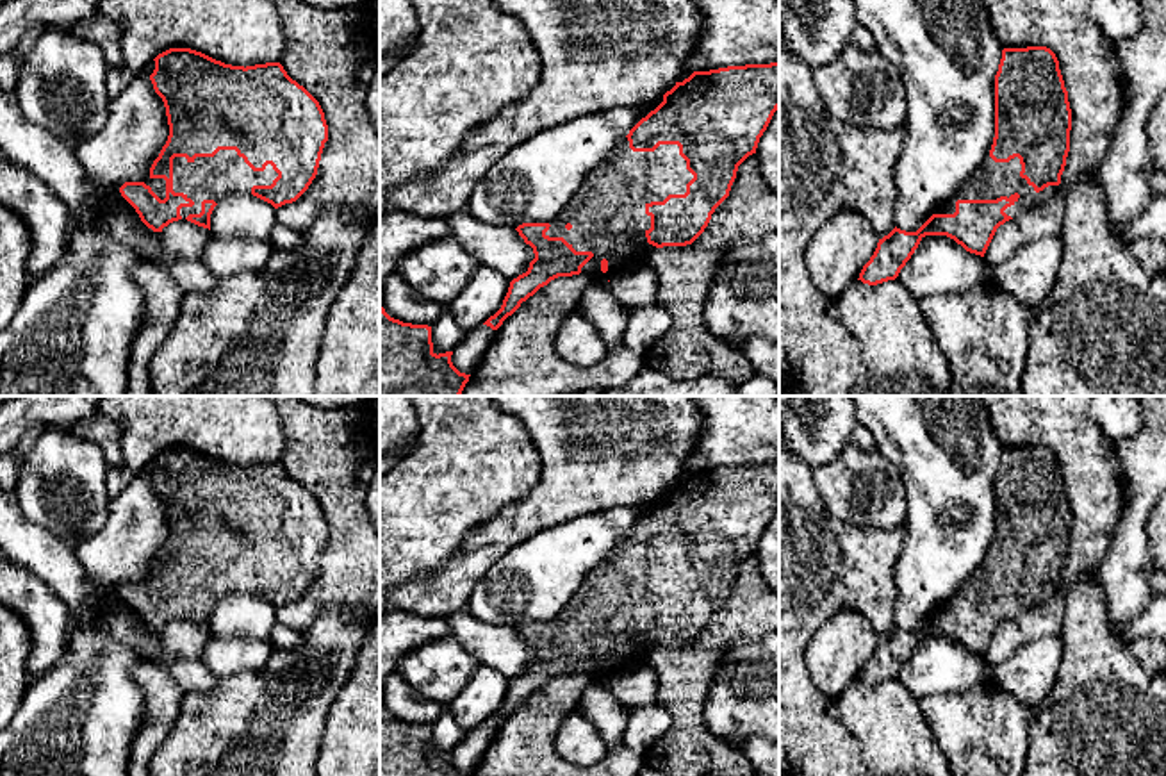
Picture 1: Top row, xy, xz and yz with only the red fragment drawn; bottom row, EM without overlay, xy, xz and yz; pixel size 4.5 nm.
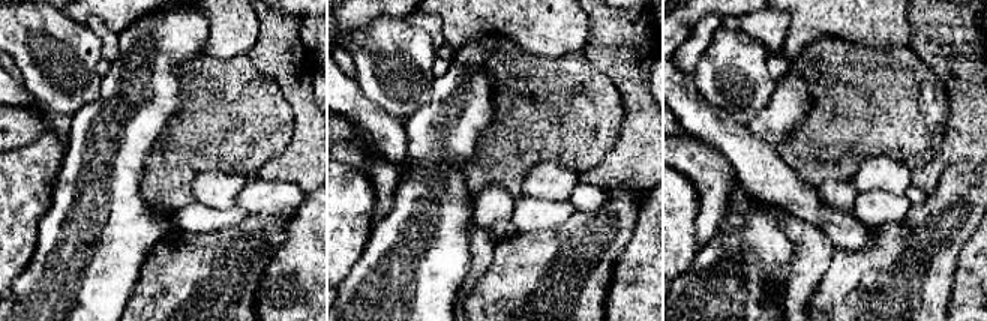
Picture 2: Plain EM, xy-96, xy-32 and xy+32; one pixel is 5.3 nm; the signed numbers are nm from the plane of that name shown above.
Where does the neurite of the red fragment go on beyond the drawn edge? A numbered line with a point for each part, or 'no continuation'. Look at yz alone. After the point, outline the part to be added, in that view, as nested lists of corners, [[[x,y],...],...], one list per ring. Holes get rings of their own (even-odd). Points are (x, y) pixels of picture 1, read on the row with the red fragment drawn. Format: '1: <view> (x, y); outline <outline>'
1: yz (992, 181); outline [[[989,155],[984,164],[956,191],[956,194],[936,209],[936,214],[954,214],[957,200],[997,200],[1014,193],[1020,198],[1004,212],[1016,218],[1055,196],[1059,186],[1048,186],[1036,193],[1025,178],[1020,177],[1022,164],[1014,157],[1009,162],[995,162]]]

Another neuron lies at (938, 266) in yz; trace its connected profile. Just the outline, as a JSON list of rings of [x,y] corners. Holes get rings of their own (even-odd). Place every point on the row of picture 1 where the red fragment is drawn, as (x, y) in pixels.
[[[925,235],[897,280],[920,301],[925,296],[963,294],[989,284],[993,266],[947,235]]]

